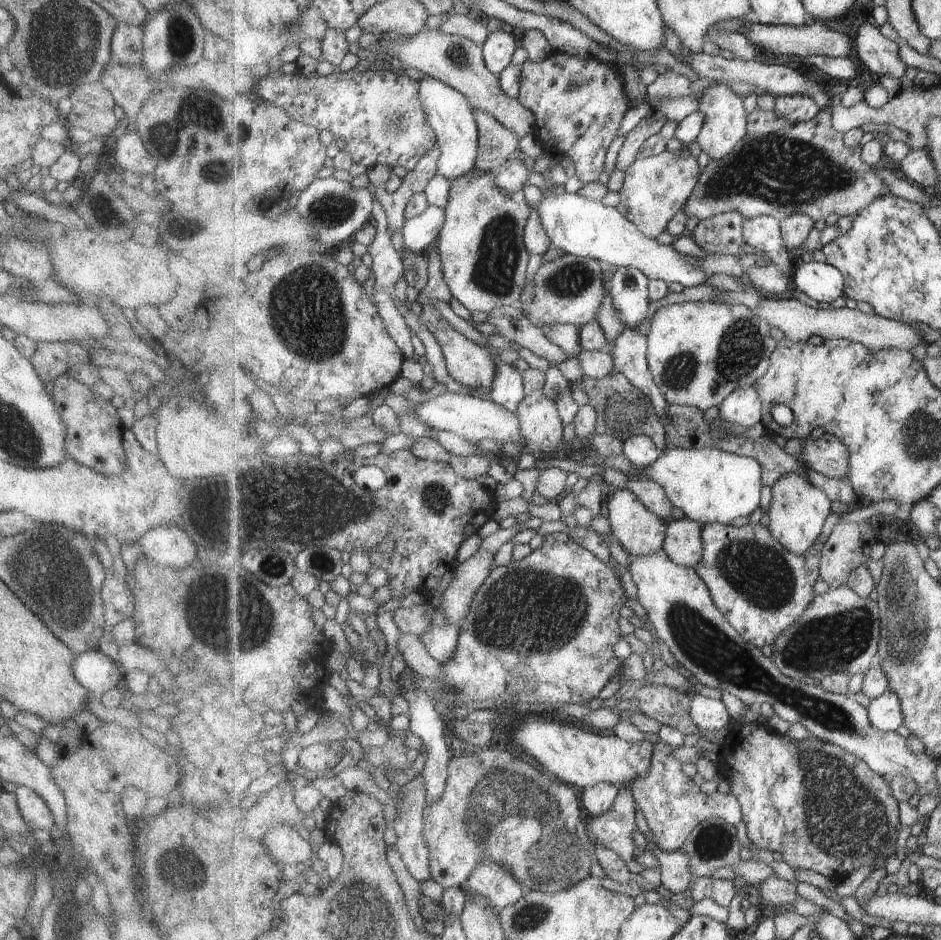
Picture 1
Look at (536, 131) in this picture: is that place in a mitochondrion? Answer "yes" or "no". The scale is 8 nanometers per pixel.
no

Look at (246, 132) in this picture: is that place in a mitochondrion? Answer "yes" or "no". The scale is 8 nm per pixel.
yes

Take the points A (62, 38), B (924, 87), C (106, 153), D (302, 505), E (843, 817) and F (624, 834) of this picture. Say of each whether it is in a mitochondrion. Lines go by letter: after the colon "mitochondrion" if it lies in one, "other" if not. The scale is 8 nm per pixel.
A: mitochondrion
B: other
C: other
D: mitochondrion
E: mitochondrion
F: other

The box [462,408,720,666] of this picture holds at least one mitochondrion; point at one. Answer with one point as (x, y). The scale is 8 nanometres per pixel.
(527, 609)

